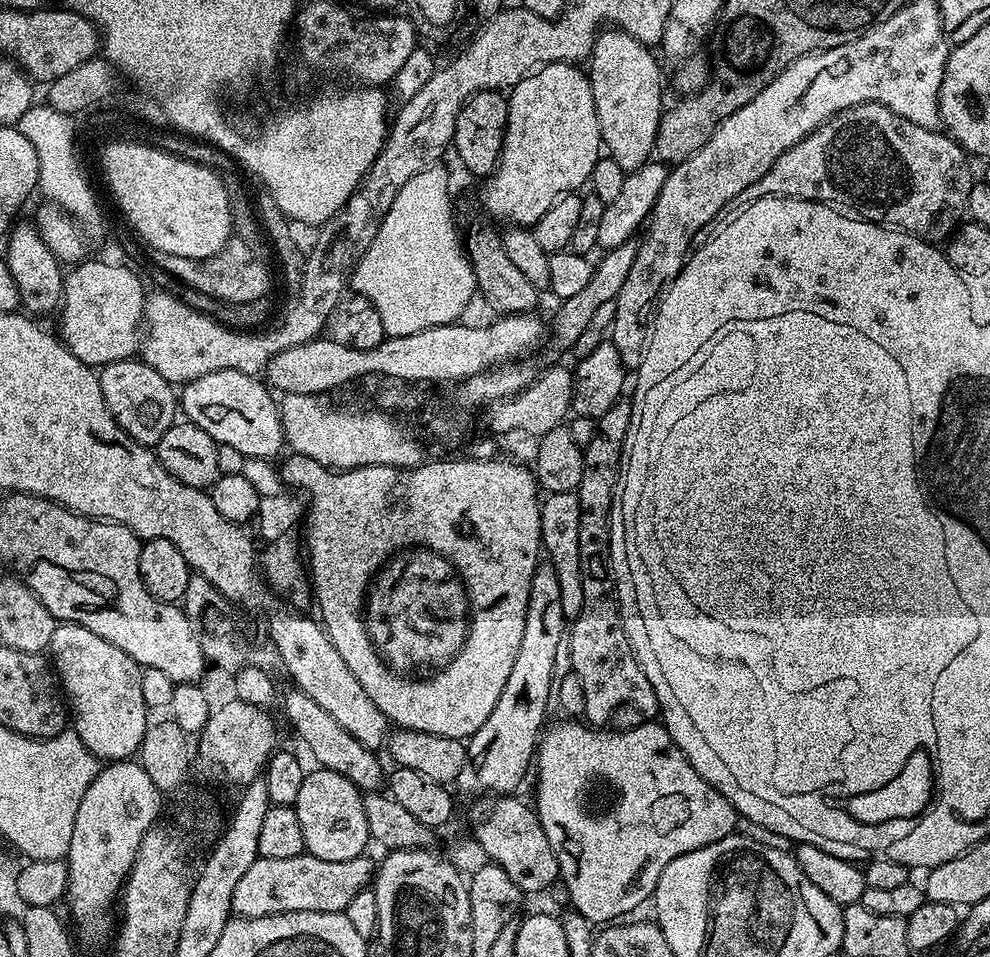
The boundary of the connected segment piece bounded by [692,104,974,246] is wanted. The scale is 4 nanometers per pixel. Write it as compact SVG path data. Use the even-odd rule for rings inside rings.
M859 104L853 108L842 110L836 116L831 116L822 126L818 126L806 138L802 138L802 142L798 142L793 148L786 150L786 154L782 154L778 158L778 162L774 162L774 166L766 175L758 178L758 182L746 186L746 190L742 190L742 194L738 194L738 198L730 201L724 210L719 212L713 220L706 222L706 226L702 226L702 230L698 230L698 234L694 234L692 242L696 246L705 244L711 236L715 236L720 229L725 228L728 225L729 219L735 216L740 209L745 208L747 204L753 204L753 202L760 200L763 196L790 196L793 200L814 200L818 204L831 204L837 209L843 210L845 213L851 214L859 219L869 220L871 224L882 224L893 230L911 232L919 240L944 242L956 231L958 221L961 219L959 216L961 215L963 217L968 207L968 195L974 183L972 168L968 165L968 160L970 161L969 153L965 152L951 136L945 134L943 131L914 126L914 122L910 122L906 118L894 114L894 110L890 110L881 104Z

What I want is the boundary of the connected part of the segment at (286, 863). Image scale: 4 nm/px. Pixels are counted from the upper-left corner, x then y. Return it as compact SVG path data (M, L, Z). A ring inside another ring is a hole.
M307 854L294 858L257 858L254 866L238 878L238 886L234 886L233 913L240 918L258 918L283 912L343 912L358 890L373 883L374 864L368 859L362 855L346 858L346 862L326 862Z

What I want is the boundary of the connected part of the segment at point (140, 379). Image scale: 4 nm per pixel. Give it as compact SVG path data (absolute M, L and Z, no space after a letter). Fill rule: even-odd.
M143 359L115 360L105 364L98 372L106 402L116 424L134 441L153 447L178 416L178 396L175 387L158 374Z

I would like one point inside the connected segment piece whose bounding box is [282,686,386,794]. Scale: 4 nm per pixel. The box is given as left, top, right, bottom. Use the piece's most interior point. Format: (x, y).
(333, 749)

